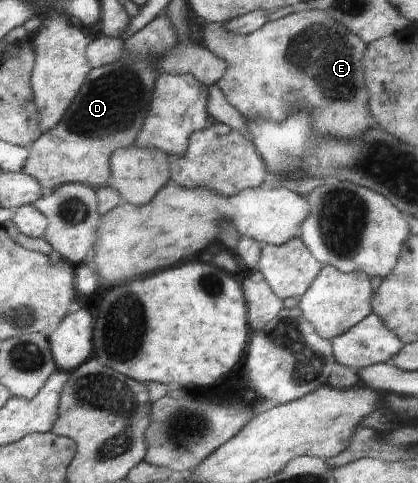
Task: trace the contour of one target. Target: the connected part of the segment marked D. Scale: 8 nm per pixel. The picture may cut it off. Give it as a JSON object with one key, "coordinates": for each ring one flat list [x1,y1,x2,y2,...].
{"coordinates":[[157,16,137,33,123,41,125,56,117,63,93,67,81,87,77,98,73,100,68,112,52,131,46,131,28,147,29,155,22,172,33,176,43,190,53,190,66,183,88,183,91,187,106,187,111,176,110,160,114,151,134,145,136,138,148,116,152,102,153,88,158,73,153,68,153,60,172,48,178,40,178,32,172,21,166,16]]}

